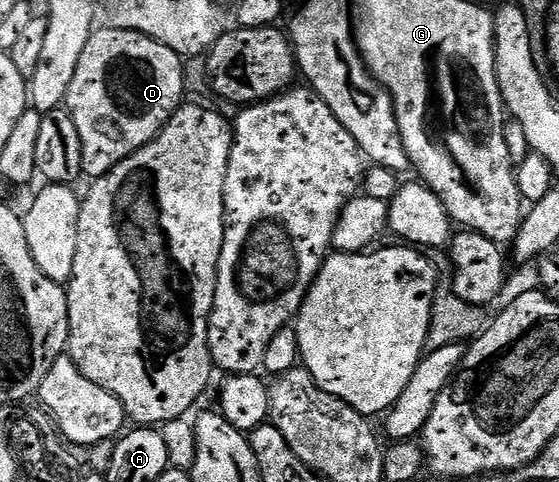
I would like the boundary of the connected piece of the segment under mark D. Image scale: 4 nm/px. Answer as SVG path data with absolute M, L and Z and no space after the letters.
M108 28L96 29L92 33L89 44L85 44L85 52L81 52L81 60L77 60L77 72L73 72L73 84L65 103L81 138L83 174L88 179L94 180L109 173L118 162L137 153L146 142L155 139L155 135L181 105L182 64L184 63L178 54L147 35Z

